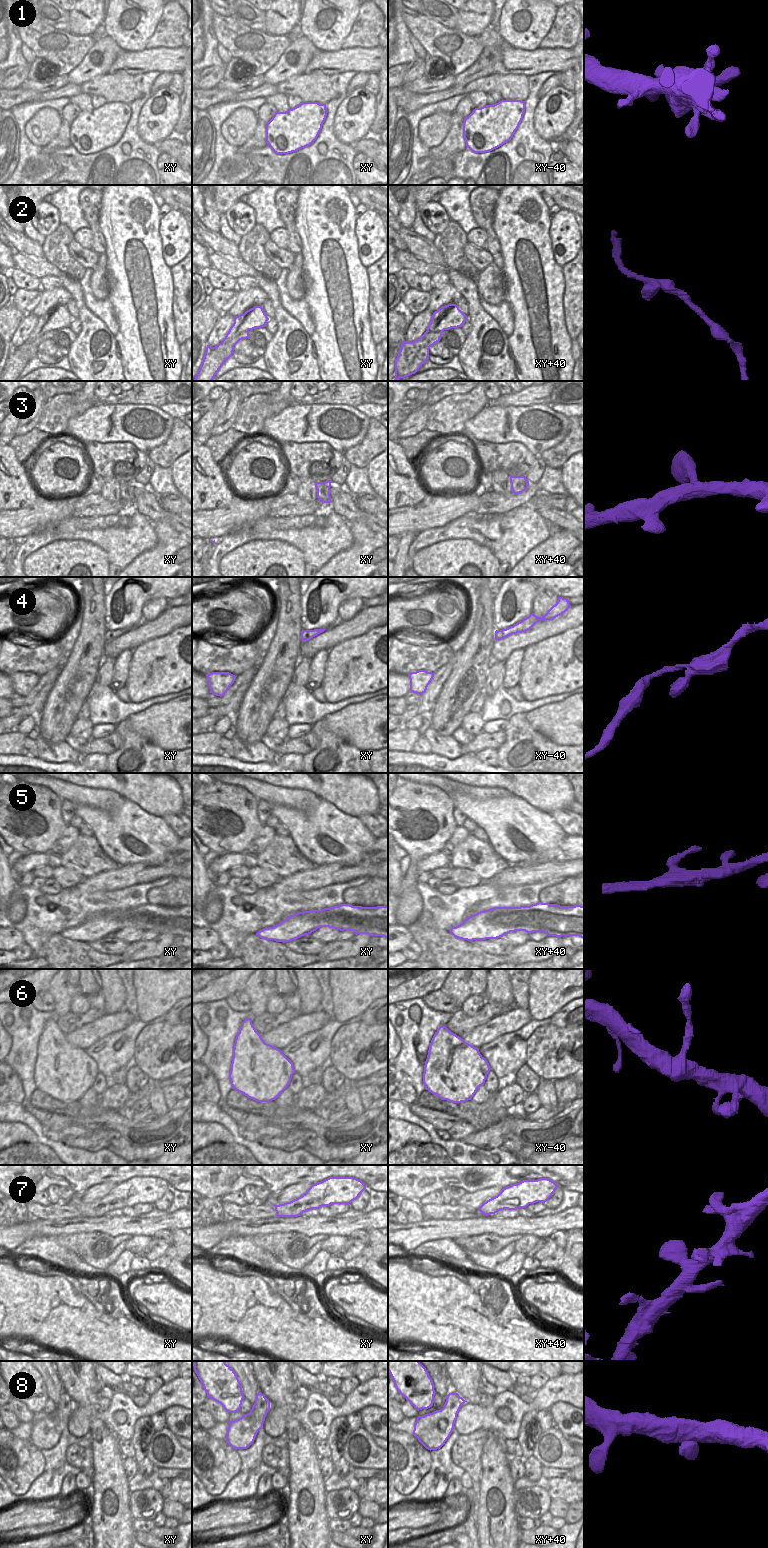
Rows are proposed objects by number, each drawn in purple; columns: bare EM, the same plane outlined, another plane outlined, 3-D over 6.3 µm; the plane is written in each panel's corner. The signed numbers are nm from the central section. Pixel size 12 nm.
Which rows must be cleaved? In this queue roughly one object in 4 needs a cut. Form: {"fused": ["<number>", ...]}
{"fused": ["6"]}

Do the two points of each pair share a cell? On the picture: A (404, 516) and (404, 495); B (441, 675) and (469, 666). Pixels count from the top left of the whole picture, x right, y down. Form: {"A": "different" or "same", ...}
{"A": "different", "B": "different"}

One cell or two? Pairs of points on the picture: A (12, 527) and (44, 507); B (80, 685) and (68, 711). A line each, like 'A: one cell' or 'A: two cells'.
A: one cell
B: one cell

